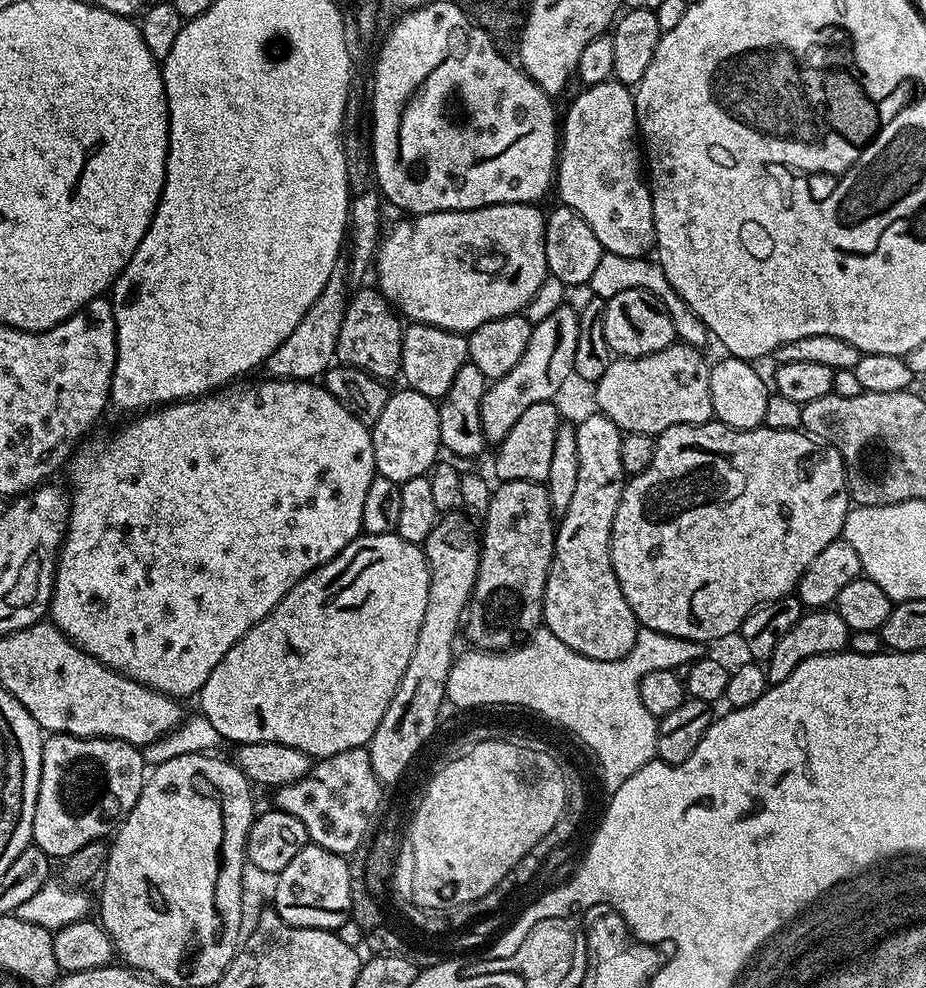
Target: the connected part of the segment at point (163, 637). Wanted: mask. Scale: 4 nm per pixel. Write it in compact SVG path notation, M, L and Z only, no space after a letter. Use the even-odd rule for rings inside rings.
M264 378L261 384L244 384L241 388L237 386L228 386L223 390L213 391L203 398L193 398L190 400L181 400L173 402L167 406L157 407L155 410L145 411L137 415L129 422L125 428L120 428L113 434L109 440L89 439L85 448L77 447L74 455L67 461L68 480L72 483L72 492L70 488L70 507L68 510L68 523L64 538L60 546L60 551L56 558L56 581L52 587L52 602L50 605L50 620L55 624L56 629L67 640L72 640L86 654L90 654L98 662L102 662L108 668L113 668L115 672L121 672L123 676L129 676L131 680L136 680L139 684L144 684L147 688L152 688L155 692L165 692L168 696L185 698L184 696L195 697L200 691L200 687L210 678L210 670L226 658L226 654L234 647L242 637L249 632L266 614L282 602L284 595L291 590L302 578L306 578L315 568L321 568L326 562L333 560L349 542L356 539L362 532L362 505L366 503L366 489L370 487L370 482L376 475L376 463L374 462L374 446L372 445L372 434L369 425L358 422L334 394L330 394L319 383L306 380L287 380Z

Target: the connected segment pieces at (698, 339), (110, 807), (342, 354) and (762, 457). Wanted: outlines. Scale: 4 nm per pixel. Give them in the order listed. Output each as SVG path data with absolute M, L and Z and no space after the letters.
M604 251L602 258L598 258L598 266L595 268L594 274L590 274L586 288L587 291L592 291L593 297L603 301L614 298L614 294L622 294L622 290L634 290L635 288L646 290L650 294L654 294L654 298L658 298L658 302L662 302L662 306L670 314L676 327L679 343L703 349L710 339L708 327L704 325L702 318L698 318L698 314L694 314L694 310L690 310L690 306L686 306L686 302L678 294L678 290L674 290L674 286L670 286L670 278L666 278L666 274L655 259L642 256L622 258L622 254Z
M61 732L45 735L42 774L32 823L32 844L50 858L63 858L74 854L74 850L82 850L82 846L90 842L105 839L114 825L128 815L134 802L138 802L138 794L146 779L144 756L140 752L143 751L137 745L108 740L104 736L67 736Z
M375 287L360 288L351 293L338 330L335 359L341 365L369 372L382 381L392 382L400 376L404 328L397 309Z
M709 422L707 424L679 424L662 430L655 437L654 459L650 466L642 470L642 474L631 477L625 483L624 493L618 506L618 514L614 514L612 527L612 565L614 574L622 586L622 594L636 616L637 625L658 630L662 634L677 636L683 640L720 640L723 636L739 633L740 625L745 618L762 604L769 604L783 596L795 593L796 584L802 578L806 566L814 562L815 556L826 550L830 542L841 539L844 523L848 517L850 497L848 488L814 488L816 484L808 484L808 476L800 482L796 462L798 456L810 456L810 442L800 440L800 430L774 430L773 428L758 427L737 430L728 424Z

